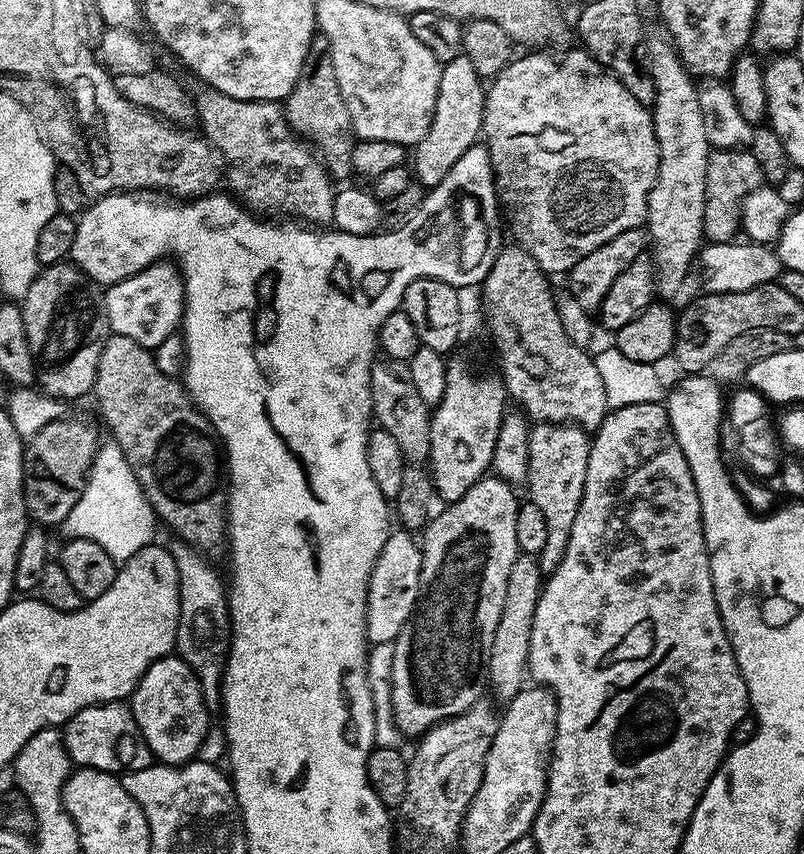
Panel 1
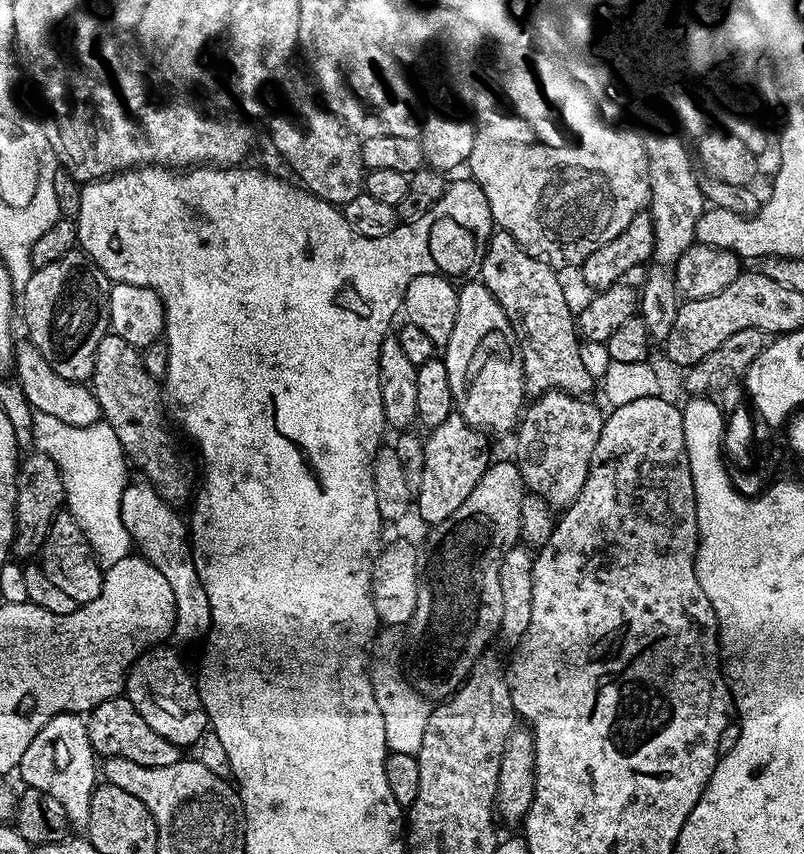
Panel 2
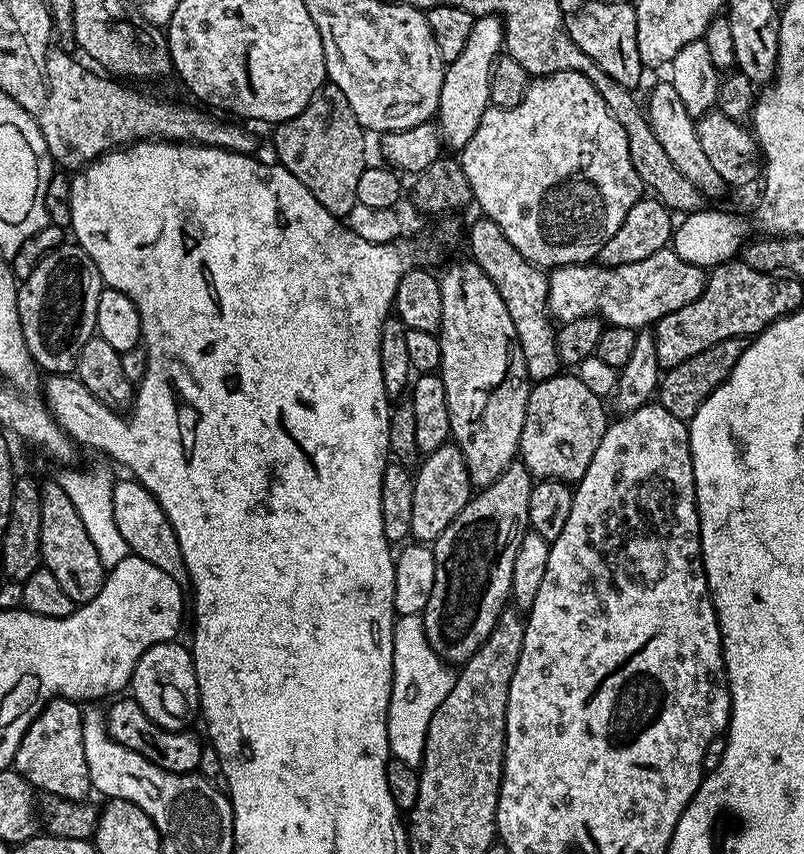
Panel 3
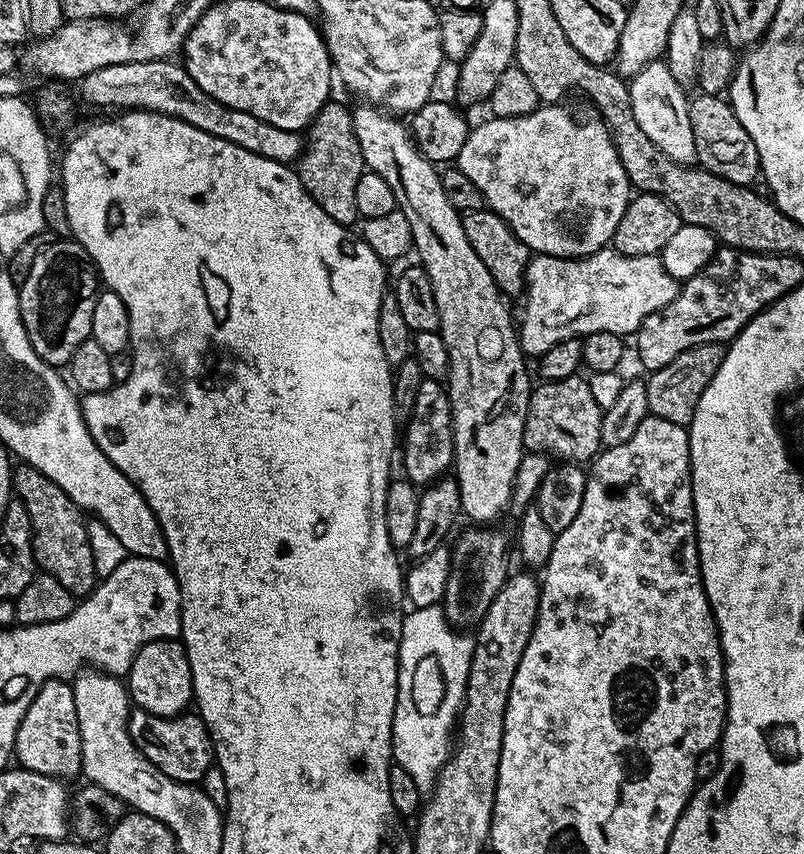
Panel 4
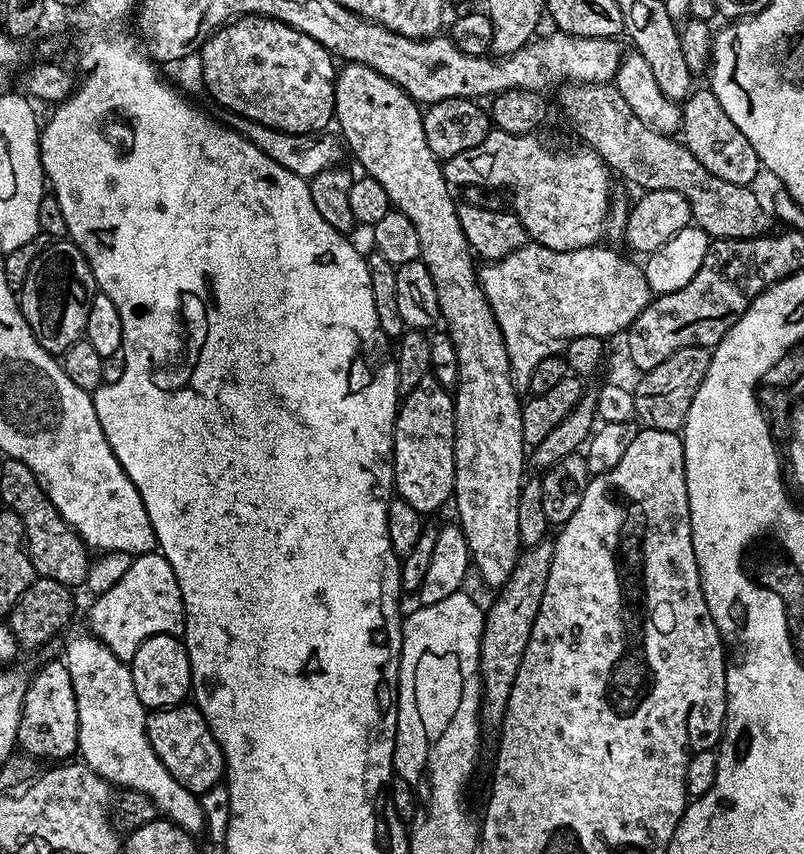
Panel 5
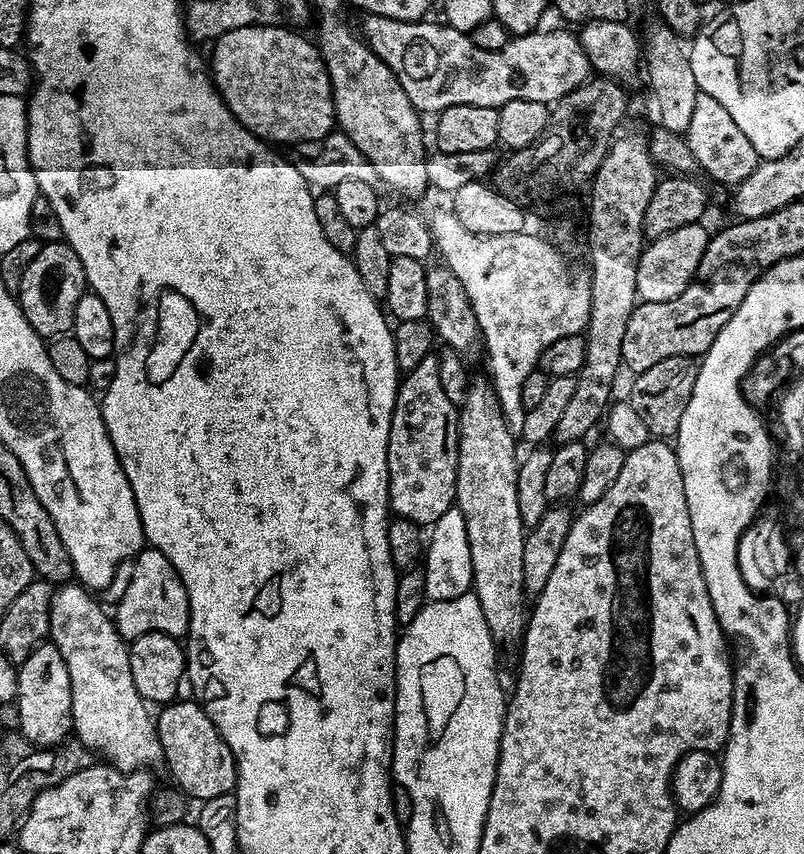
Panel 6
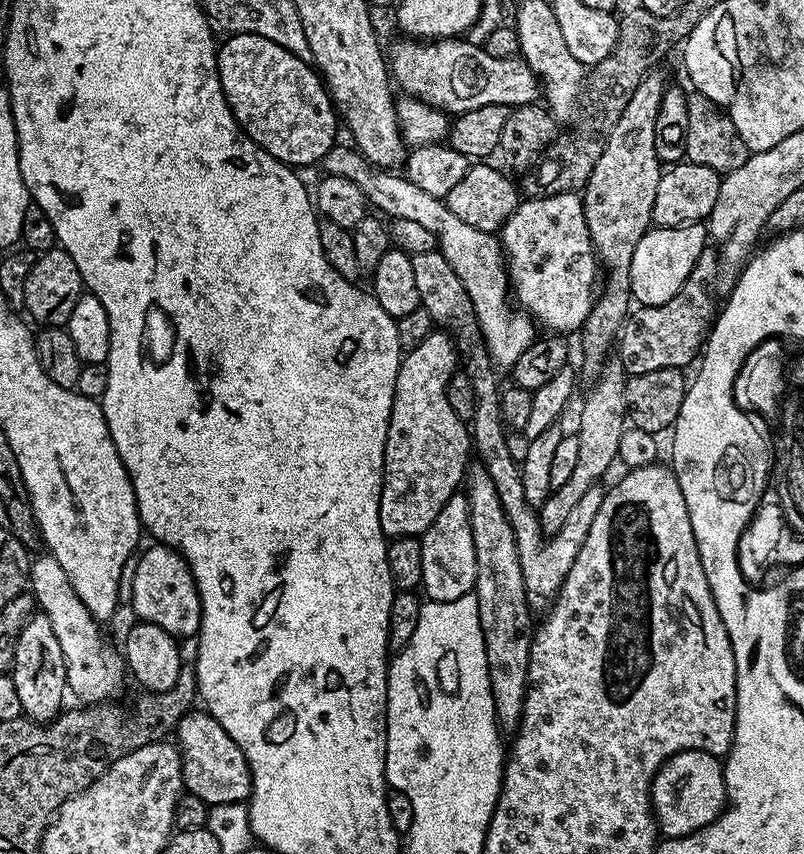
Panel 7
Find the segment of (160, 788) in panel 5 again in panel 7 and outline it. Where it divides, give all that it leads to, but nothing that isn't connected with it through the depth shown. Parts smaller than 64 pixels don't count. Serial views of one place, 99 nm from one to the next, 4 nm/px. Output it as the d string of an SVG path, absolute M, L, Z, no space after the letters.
M43 554L31 561L28 570L30 595L38 605L39 611L50 618L50 626L54 626L54 635L62 645L62 654L66 658L66 678L68 692L76 695L81 705L91 706L112 702L124 688L126 665L123 655L99 632L96 617L86 610L86 606L70 586L70 578L51 554Z

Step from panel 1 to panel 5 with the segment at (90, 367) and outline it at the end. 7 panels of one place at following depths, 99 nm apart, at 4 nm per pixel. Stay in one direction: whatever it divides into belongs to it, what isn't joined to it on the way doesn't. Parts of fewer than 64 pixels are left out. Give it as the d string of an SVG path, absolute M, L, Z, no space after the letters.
M65 238L49 243L38 258L34 258L34 266L30 266L30 274L26 274L26 282L18 289L20 313L26 318L34 338L42 347L53 354L62 354L74 342L82 339L86 330L86 317L90 314L90 302L97 294L96 279L90 270L90 262L82 254L82 250Z

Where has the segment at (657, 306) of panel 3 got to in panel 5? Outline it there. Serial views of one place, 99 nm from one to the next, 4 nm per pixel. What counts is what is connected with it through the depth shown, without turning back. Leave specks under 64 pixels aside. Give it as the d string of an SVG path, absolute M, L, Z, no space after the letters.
M526 242L522 247L514 249L506 259L485 263L484 268L479 269L480 285L486 294L486 302L506 342L512 381L518 386L526 386L530 382L530 374L534 374L542 358L563 353L574 338L611 338L616 332L627 330L634 318L638 318L638 314L642 314L642 310L646 310L648 303L654 299L652 288L639 263L619 256L612 248L600 247L559 252L535 242Z

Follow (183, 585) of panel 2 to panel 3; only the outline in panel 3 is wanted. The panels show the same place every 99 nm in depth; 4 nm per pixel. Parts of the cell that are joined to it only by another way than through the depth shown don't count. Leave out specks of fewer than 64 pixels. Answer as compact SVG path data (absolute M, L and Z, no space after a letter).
M127 478L112 489L112 513L118 526L118 534L126 538L128 551L133 556L141 556L146 562L158 566L158 570L166 570L175 580L188 580L188 571L182 558L182 550L178 546L178 538L162 510L162 506L152 497L150 490L140 485L139 480Z

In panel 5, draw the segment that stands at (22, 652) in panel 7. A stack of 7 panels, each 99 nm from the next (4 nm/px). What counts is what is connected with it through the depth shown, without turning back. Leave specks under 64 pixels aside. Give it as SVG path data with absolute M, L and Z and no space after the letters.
M56 658L49 664L44 664L29 679L28 688L24 692L24 705L22 706L22 714L20 715L20 736L22 737L24 748L23 751L29 757L36 756L60 756L56 758L68 758L68 756L77 751L76 731L78 730L78 706L74 698L74 690L72 689L72 679L70 678L70 670L63 659Z

